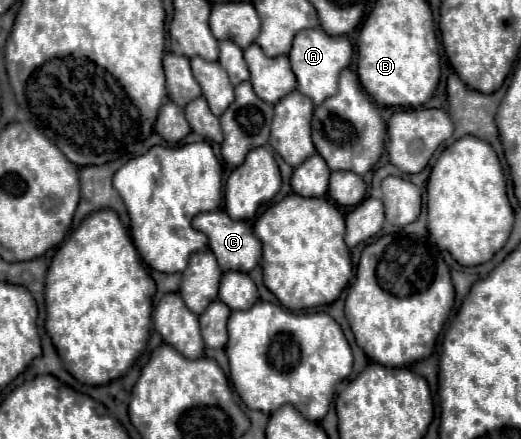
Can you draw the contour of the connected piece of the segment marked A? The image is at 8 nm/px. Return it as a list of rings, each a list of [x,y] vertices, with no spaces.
[[[306,29],[294,37],[288,59],[290,59],[292,71],[298,79],[296,89],[302,91],[306,97],[310,97],[314,101],[314,105],[320,105],[324,99],[328,99],[336,93],[338,75],[344,67],[350,65],[352,45],[350,45],[348,37],[328,37],[322,29]]]

